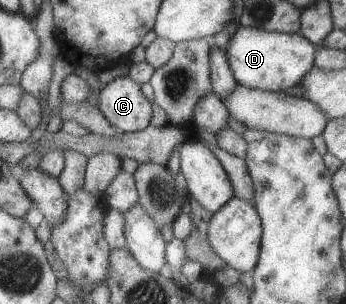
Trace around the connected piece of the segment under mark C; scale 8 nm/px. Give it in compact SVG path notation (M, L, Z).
M128 76L101 87L95 105L106 121L121 133L135 133L149 126L151 103Z

